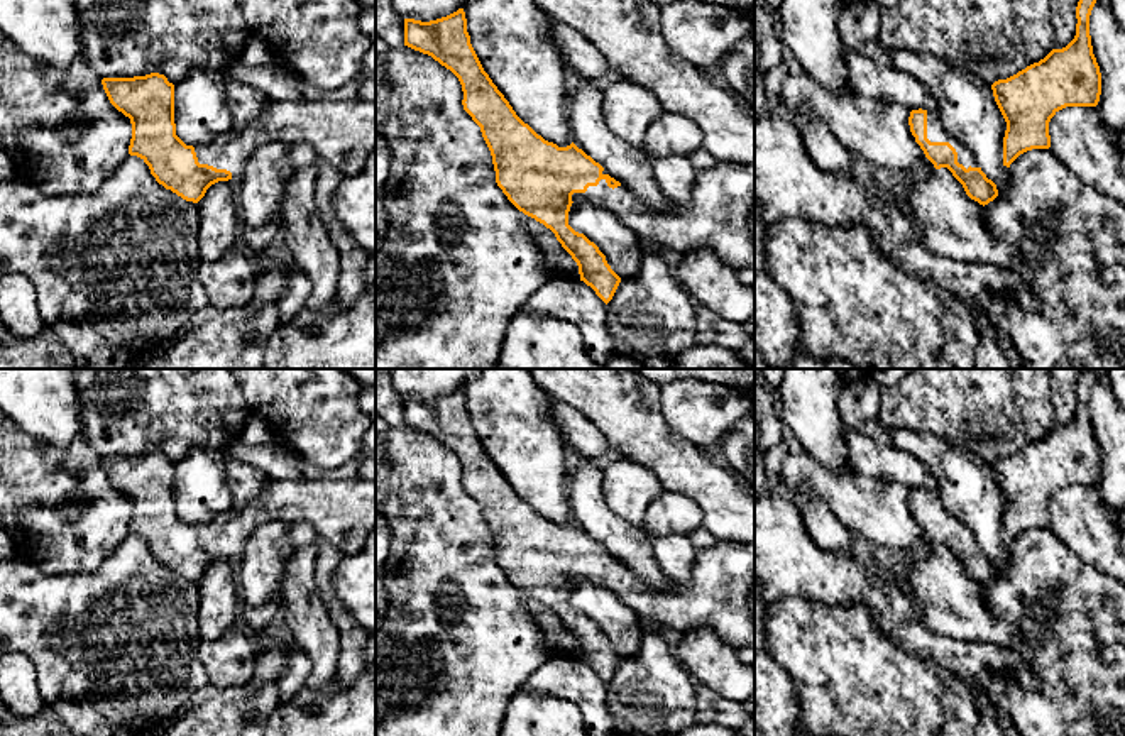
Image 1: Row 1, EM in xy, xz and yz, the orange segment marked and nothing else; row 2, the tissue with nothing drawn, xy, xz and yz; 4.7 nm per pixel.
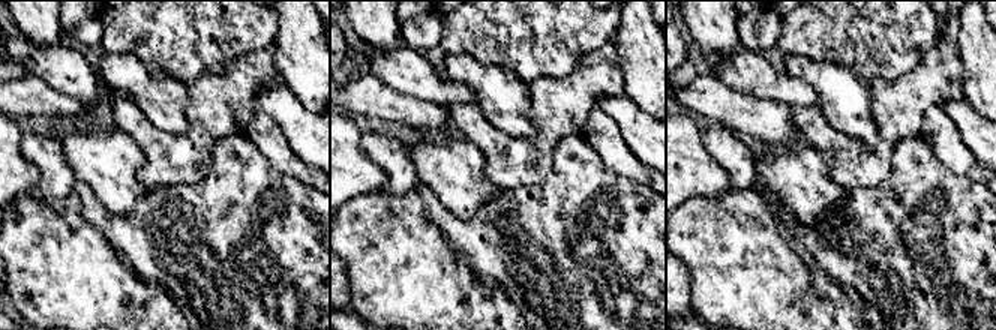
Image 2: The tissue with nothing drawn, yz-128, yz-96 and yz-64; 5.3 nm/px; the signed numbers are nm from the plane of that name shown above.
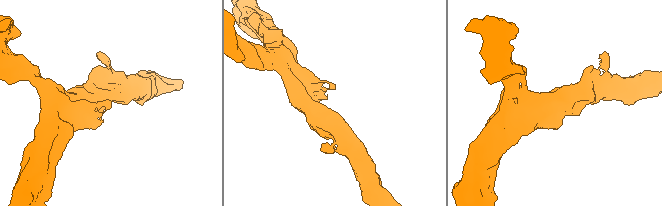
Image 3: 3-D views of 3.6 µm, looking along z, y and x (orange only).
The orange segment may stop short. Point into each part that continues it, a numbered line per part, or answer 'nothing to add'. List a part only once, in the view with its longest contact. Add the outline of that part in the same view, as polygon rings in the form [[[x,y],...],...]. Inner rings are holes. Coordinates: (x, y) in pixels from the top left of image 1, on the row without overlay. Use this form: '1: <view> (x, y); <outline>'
1: yz (936, 511); [[[927,489],[927,518],[930,521],[949,521],[956,531],[958,531],[958,541],[963,543],[966,548],[980,547],[980,541],[976,540],[973,530],[963,523],[958,516],[952,516],[946,511],[939,494],[936,489]]]

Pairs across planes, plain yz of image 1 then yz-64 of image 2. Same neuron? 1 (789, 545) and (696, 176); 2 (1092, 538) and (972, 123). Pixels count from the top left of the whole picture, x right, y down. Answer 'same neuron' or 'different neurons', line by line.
1: same neuron
2: different neurons

